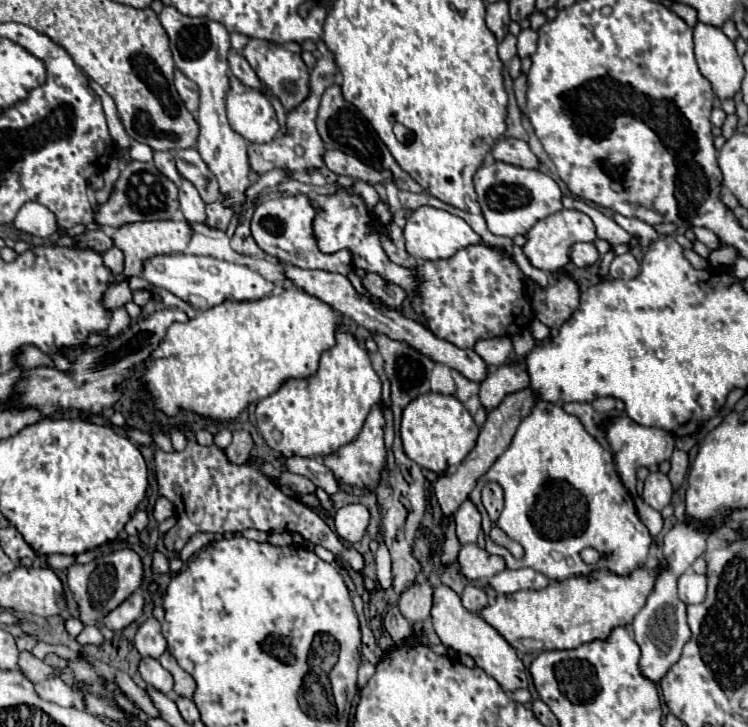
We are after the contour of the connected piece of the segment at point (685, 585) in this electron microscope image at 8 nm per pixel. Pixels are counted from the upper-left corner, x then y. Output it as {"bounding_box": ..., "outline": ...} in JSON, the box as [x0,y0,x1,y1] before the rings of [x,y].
{"bounding_box":[678,570,706,604],"outline":[[[692,570],[678,578],[678,598],[684,604],[700,604],[706,598],[706,576]]]}

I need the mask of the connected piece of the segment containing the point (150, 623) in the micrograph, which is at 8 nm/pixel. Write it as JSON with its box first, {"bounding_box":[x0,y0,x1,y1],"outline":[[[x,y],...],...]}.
{"bounding_box":[134,618,168,658],"outline":[[[148,618],[138,628],[134,646],[142,656],[150,656],[150,658],[158,658],[162,656],[162,652],[166,652],[168,644],[166,644],[166,638],[162,636],[162,626],[156,618]]]}

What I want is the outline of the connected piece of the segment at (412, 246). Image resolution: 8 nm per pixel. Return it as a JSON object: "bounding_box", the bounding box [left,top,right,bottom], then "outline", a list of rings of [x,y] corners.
{"bounding_box":[404,206,486,260],"outline":[[[420,206],[414,210],[404,226],[404,238],[406,238],[406,250],[416,260],[442,260],[454,256],[458,250],[470,246],[470,244],[486,244],[462,218],[448,214],[446,210],[436,210],[430,206]]]}

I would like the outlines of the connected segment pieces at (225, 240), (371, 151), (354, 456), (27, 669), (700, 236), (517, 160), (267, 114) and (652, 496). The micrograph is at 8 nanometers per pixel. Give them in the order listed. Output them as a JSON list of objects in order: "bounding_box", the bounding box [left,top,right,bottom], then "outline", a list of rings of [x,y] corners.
[{"bounding_box":[186,223,256,266],"outline":[[[191,223],[194,234],[186,248],[188,254],[204,254],[204,256],[214,256],[220,260],[228,260],[228,262],[236,262],[236,264],[246,264],[246,266],[254,266],[256,260],[250,256],[242,256],[238,252],[232,250],[230,246],[230,238],[226,236],[224,230],[214,230],[208,228],[204,224]]]},{"bounding_box":[316,86,424,192],"outline":[[[330,86],[330,88],[326,88],[326,92],[324,92],[324,96],[322,96],[322,102],[320,102],[320,110],[318,110],[318,118],[316,118],[316,128],[318,128],[318,134],[320,134],[320,138],[324,140],[324,144],[326,144],[328,150],[346,152],[346,154],[350,154],[350,156],[356,156],[356,158],[362,160],[364,164],[370,164],[372,168],[392,172],[392,182],[394,182],[400,190],[424,192],[422,186],[416,184],[416,182],[396,164],[396,160],[392,158],[390,150],[382,144],[382,140],[380,140],[378,134],[372,130],[372,126],[370,126],[370,138],[368,138],[368,122],[362,118],[362,114],[358,112],[358,108],[354,108],[352,104],[348,104],[348,102],[342,98],[340,86]]]},{"bounding_box":[324,406,386,490],"outline":[[[374,406],[364,422],[362,432],[358,438],[346,446],[342,446],[334,456],[326,456],[324,464],[334,472],[334,476],[350,486],[374,490],[380,480],[380,470],[386,462],[386,448],[384,448],[384,416],[378,406]]]},{"bounding_box":[18,652,52,682],"outline":[[[22,652],[18,660],[18,668],[24,672],[24,676],[32,682],[42,682],[52,676],[52,670],[38,658],[34,658],[30,652]]]},{"bounding_box":[692,228,722,250],"outline":[[[694,228],[692,232],[696,234],[696,240],[700,240],[702,244],[708,246],[708,250],[718,250],[722,246],[722,242],[718,240],[718,236],[714,232],[710,232],[708,228]]]},{"bounding_box":[490,138,538,168],"outline":[[[500,138],[490,150],[490,156],[494,160],[514,164],[520,168],[538,168],[538,158],[532,154],[528,144],[516,138]]]},{"bounding_box":[226,76,278,144],"outline":[[[230,76],[226,108],[230,126],[244,140],[264,144],[276,138],[278,120],[270,100],[260,90],[252,90],[240,84],[240,80],[236,80],[234,76]]]},{"bounding_box":[642,472,672,510],"outline":[[[650,472],[648,478],[644,480],[642,498],[654,510],[662,510],[664,506],[668,506],[672,500],[672,486],[668,476],[662,472]]]}]

